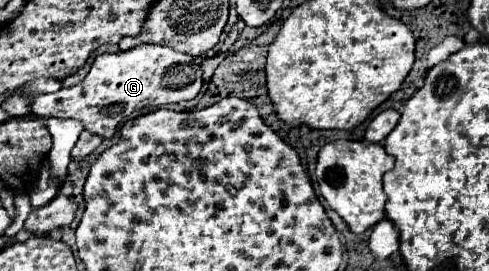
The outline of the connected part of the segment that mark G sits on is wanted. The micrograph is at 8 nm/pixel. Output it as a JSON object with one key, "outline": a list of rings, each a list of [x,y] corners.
{"outline":[[[136,45],[128,51],[102,53],[94,59],[90,73],[74,87],[40,95],[32,103],[36,117],[78,119],[84,127],[104,139],[114,137],[118,127],[132,115],[146,115],[170,103],[190,101],[200,93],[202,69],[194,57],[166,45]]]}

